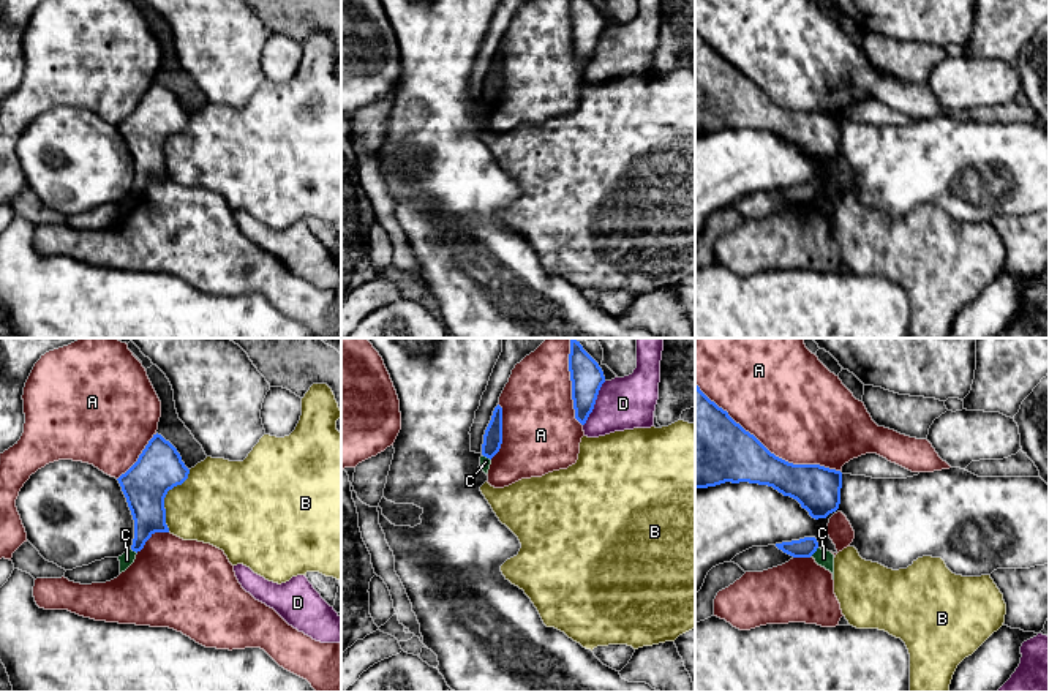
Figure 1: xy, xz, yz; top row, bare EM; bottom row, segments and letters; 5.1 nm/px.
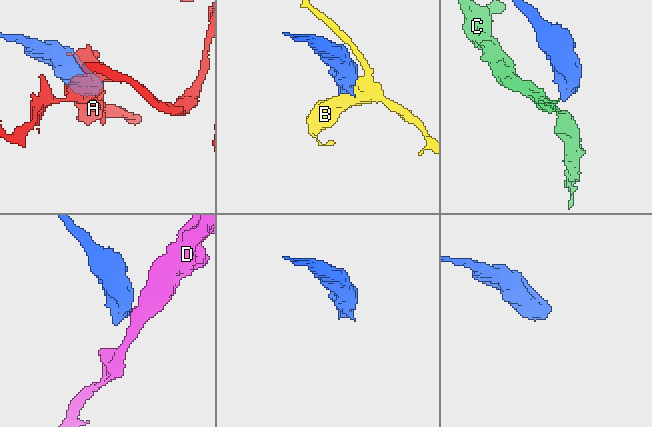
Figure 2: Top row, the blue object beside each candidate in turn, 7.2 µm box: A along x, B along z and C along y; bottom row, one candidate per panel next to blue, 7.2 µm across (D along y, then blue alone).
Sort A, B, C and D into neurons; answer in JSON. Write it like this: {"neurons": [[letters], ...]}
{"neurons": [["A"], ["B"], ["C"], ["D"]]}

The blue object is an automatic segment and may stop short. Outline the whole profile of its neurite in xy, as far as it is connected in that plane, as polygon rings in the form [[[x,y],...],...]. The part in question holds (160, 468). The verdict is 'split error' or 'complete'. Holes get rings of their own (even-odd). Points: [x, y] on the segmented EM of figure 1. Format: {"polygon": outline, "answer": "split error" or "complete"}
{"polygon": [[[156,433],[137,461],[117,479],[134,520],[133,551],[141,551],[155,532],[169,532],[164,498],[188,474],[177,449]]], "answer": "complete"}

